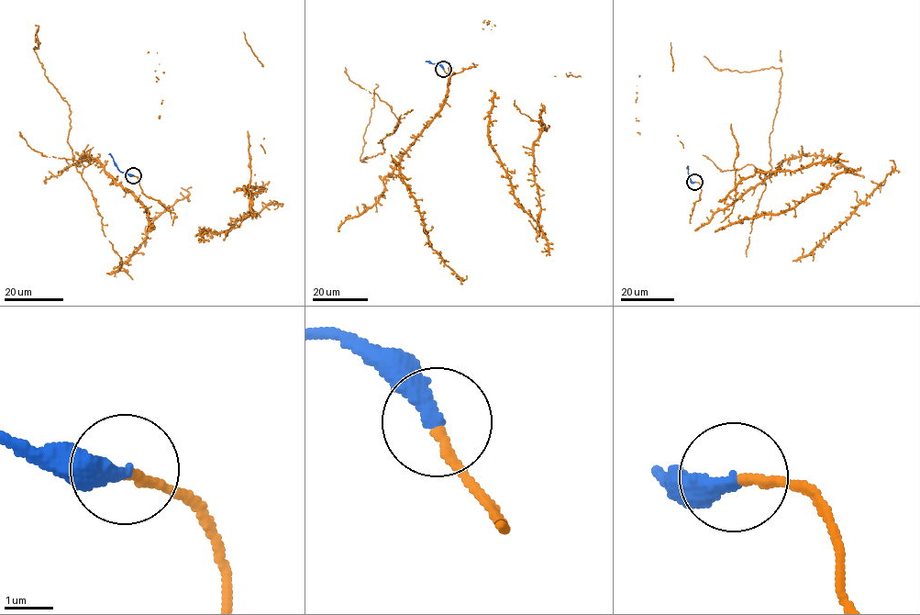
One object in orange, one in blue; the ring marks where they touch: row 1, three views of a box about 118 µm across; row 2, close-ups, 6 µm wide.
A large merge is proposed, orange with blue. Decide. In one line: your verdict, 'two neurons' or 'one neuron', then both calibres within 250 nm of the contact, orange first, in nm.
one neuron | 190/360 nm

